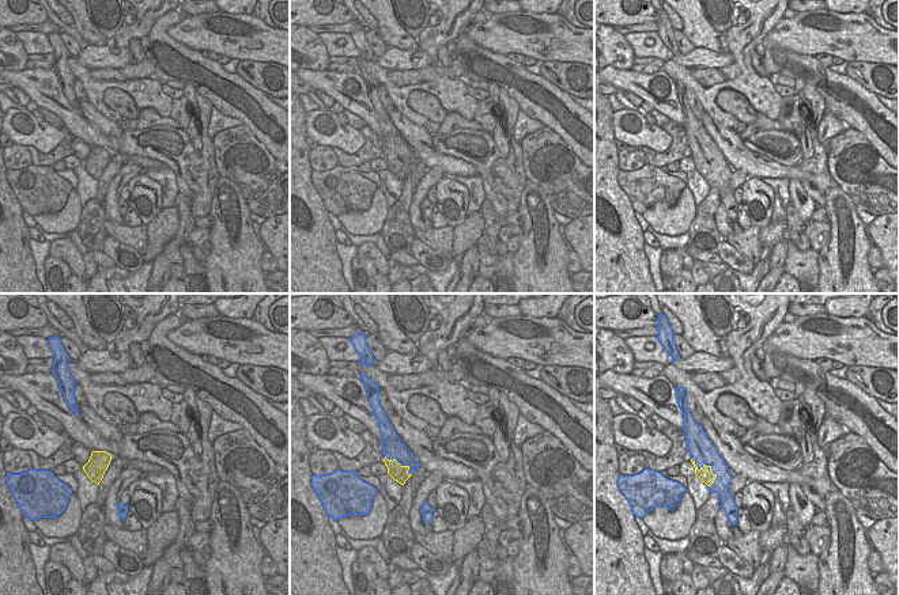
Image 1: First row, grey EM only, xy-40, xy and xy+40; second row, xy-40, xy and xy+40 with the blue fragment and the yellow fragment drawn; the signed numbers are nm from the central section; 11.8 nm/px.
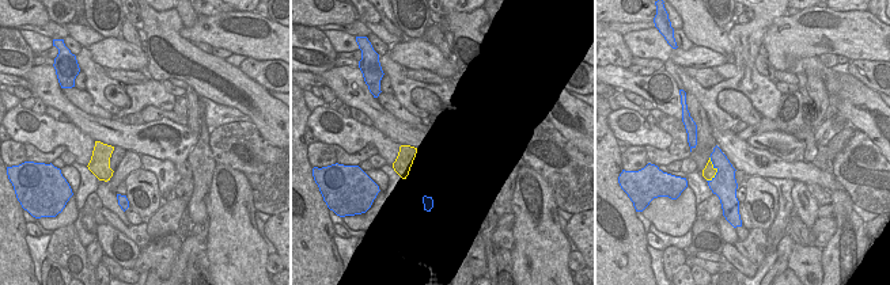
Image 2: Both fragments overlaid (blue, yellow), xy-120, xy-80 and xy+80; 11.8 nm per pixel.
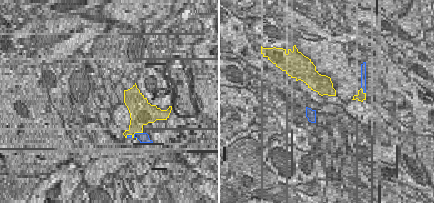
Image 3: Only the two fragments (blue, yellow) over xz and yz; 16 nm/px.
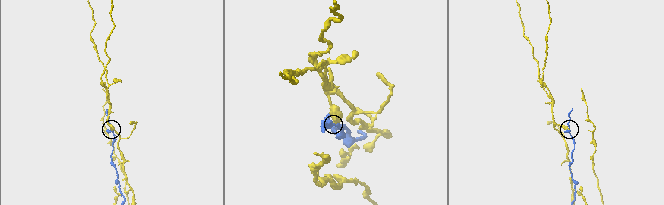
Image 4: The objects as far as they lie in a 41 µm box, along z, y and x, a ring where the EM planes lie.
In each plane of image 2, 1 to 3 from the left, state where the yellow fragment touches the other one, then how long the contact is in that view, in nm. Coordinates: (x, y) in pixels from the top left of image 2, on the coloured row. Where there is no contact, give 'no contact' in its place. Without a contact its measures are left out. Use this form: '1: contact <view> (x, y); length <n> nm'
1: no contact
2: no contact
3: contact xy+80 (718, 170); length 300 nm

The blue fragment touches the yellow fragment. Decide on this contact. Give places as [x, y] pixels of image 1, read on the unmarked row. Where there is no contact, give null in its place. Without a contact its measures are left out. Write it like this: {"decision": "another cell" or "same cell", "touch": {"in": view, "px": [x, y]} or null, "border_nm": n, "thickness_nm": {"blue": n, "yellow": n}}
{"decision": "another cell", "touch": {"in": "xy+40", "px": [711, 163]}, "border_nm": 420, "thickness_nm": {"blue": 300, "yellow": 160}}

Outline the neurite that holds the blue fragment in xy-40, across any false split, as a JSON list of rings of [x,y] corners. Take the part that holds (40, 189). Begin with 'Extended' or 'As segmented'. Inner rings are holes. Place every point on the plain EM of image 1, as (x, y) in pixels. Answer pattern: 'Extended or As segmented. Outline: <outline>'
As segmented. Outline: [[[49,166],[7,168],[5,177],[22,209],[31,216],[61,211],[72,190],[72,185]]]

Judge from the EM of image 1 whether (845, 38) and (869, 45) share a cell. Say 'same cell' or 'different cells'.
same cell

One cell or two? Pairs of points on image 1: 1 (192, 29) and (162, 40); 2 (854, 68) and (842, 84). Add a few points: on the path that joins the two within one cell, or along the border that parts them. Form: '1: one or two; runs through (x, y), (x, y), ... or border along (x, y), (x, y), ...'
1: two; border along (167, 27), (167, 33), (173, 38), (199, 52)
2: two; border along (846, 74), (875, 94)

